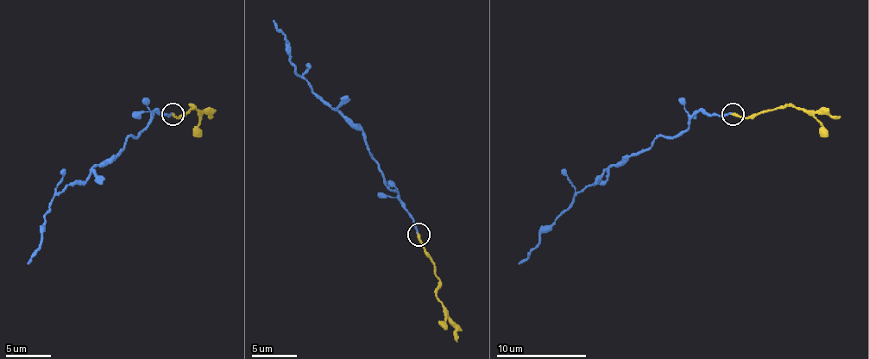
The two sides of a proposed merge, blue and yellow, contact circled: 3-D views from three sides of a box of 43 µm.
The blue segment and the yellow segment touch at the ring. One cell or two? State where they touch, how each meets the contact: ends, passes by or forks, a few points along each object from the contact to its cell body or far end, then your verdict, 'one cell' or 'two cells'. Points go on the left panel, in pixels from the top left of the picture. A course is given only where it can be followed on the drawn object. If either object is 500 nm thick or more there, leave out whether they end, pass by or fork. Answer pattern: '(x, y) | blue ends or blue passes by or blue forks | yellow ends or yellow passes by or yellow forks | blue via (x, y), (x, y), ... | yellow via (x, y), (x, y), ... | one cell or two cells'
(173, 114) | blue ends | yellow ends | blue via (173, 113), (155, 111), (117, 154), (56, 194), (45, 215), (43, 242), (27, 264) | yellow via (173, 113), (178, 117), (194, 106), (210, 113), (211, 117) | two cells

